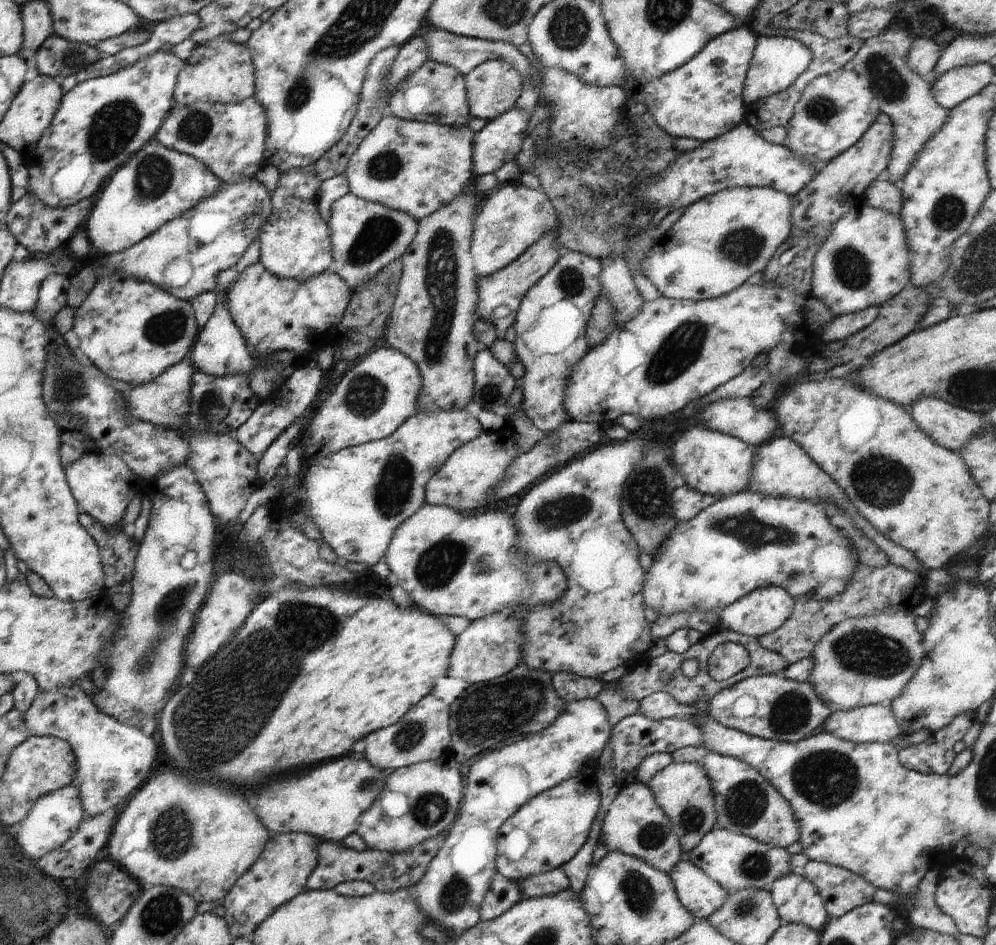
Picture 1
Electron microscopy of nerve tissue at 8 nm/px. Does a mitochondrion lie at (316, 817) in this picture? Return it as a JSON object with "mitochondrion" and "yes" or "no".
{"mitochondrion":"no"}

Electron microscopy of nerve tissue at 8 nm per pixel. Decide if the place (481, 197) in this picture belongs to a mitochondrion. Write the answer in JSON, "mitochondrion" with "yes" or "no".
{"mitochondrion":"no"}

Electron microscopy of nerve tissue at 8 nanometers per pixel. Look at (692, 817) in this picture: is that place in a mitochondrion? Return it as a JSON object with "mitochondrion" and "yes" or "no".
{"mitochondrion":"yes"}

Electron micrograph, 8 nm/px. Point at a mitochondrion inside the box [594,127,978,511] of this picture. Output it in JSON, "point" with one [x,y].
{"point":[682,348]}

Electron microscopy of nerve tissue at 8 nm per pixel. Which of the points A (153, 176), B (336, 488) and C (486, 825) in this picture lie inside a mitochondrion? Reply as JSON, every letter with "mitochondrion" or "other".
{"A":"mitochondrion","B":"other","C":"other"}

